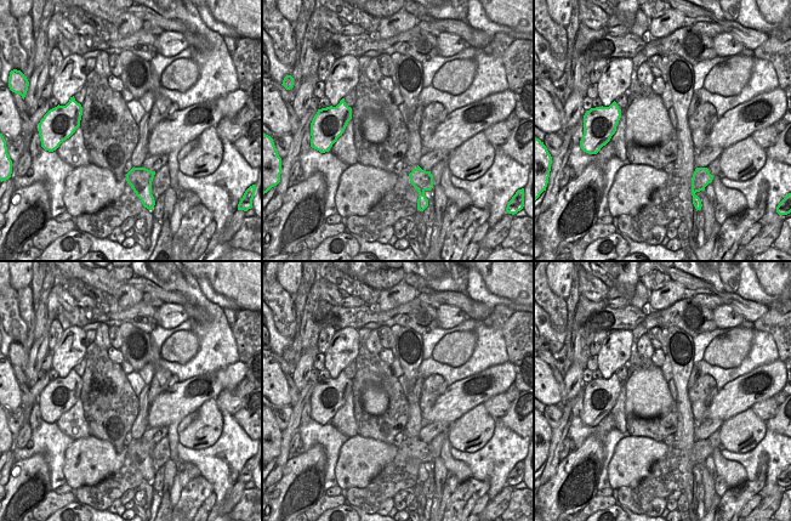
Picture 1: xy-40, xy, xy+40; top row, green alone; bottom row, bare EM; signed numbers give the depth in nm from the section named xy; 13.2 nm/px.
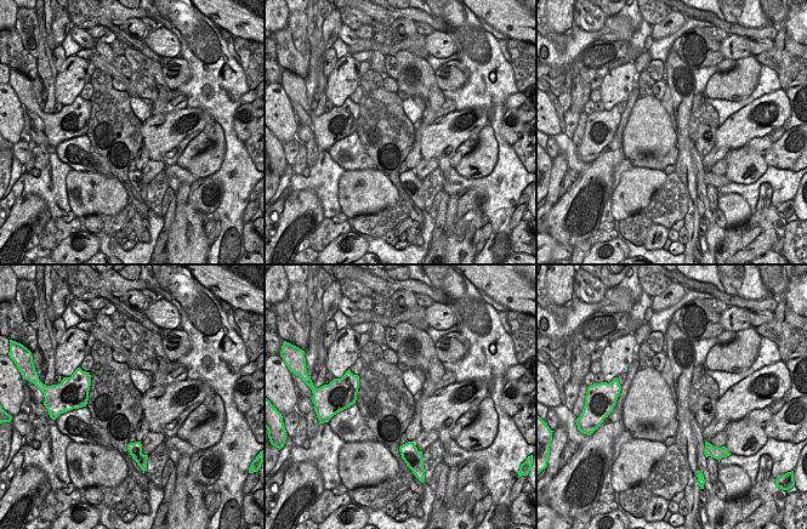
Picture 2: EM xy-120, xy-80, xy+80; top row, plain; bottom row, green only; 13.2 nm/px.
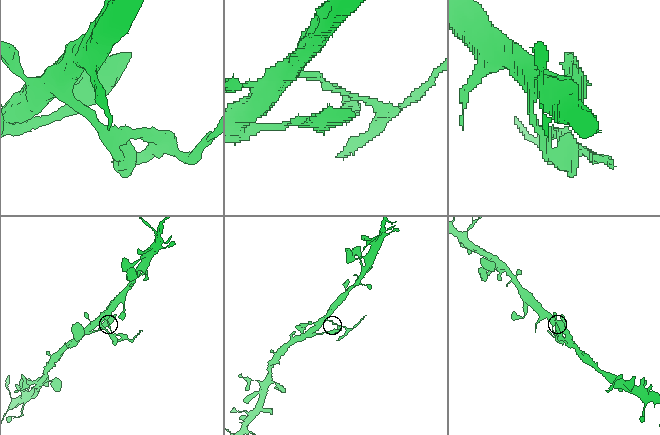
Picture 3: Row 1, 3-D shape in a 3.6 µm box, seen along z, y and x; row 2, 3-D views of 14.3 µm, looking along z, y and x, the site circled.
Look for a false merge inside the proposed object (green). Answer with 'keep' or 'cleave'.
cleave

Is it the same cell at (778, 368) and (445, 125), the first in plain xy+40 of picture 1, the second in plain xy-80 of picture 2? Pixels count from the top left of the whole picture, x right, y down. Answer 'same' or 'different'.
same

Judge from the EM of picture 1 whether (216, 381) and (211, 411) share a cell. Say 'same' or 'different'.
different

